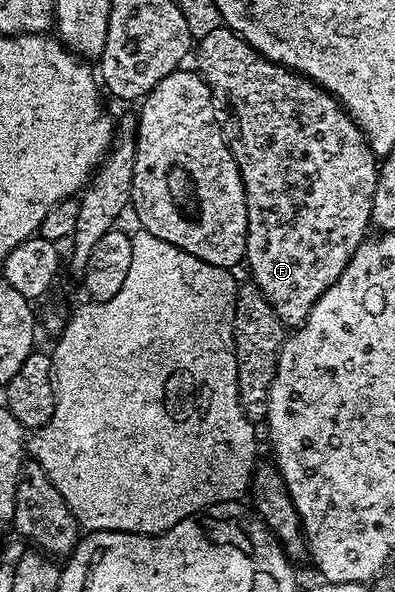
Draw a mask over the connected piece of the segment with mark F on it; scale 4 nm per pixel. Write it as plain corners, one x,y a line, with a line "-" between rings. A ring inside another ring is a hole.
222,26
211,30
211,34
200,37
195,48
195,56
196,52
196,71
218,97
225,96
234,118
237,119
237,141
234,139
231,147
237,168
241,171
241,181
245,187
245,201
247,202
247,218
249,219
244,263
249,264
249,272
253,275
250,276
252,283
256,284
263,294
263,298
267,298
267,302
271,302
271,306
282,324
286,326
299,325
311,314
311,306
315,306
318,298
337,281
339,274
343,274
347,262
351,262
355,250
361,245
362,240
366,239
368,232
365,231
370,231
371,206
379,171
378,159
370,150
369,143
365,141
365,136
357,128
356,122
349,117
341,103
331,93
323,91
320,86
313,83
312,80
308,80
306,76
298,76
290,68
284,68
281,64
266,60
246,40
236,36
229,28

